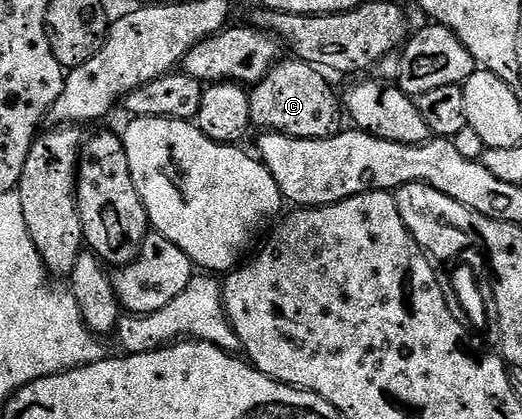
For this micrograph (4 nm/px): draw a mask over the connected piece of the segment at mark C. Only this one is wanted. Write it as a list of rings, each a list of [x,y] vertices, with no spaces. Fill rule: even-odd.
[[[300,60],[278,61],[261,82],[249,90],[251,123],[266,131],[289,134],[293,138],[327,138],[338,129],[339,94],[333,91],[318,67]]]

